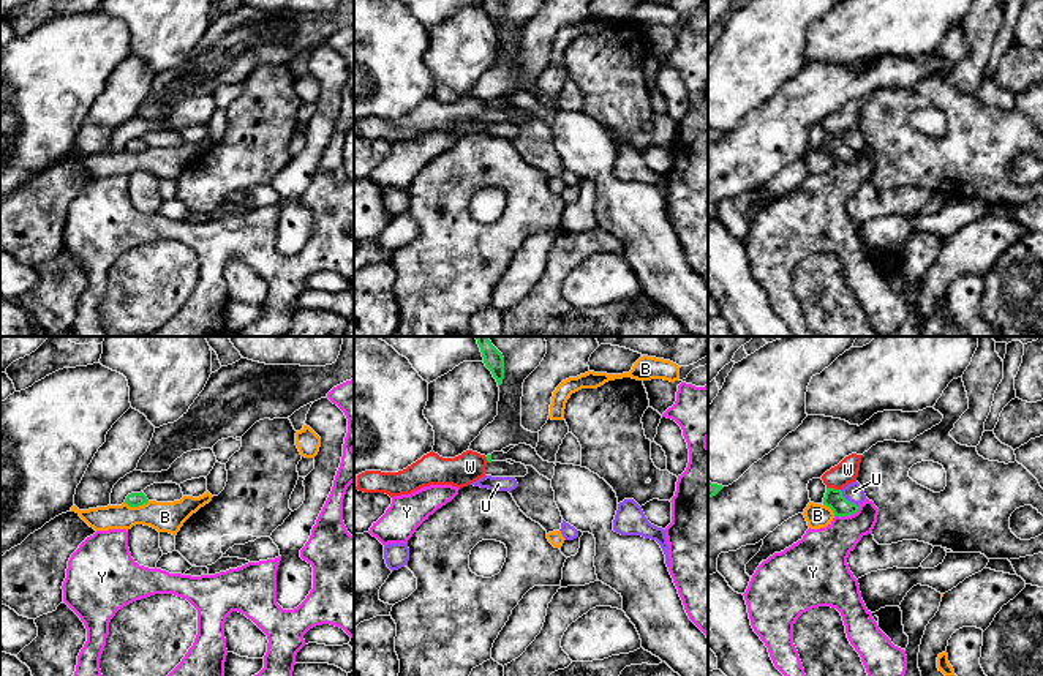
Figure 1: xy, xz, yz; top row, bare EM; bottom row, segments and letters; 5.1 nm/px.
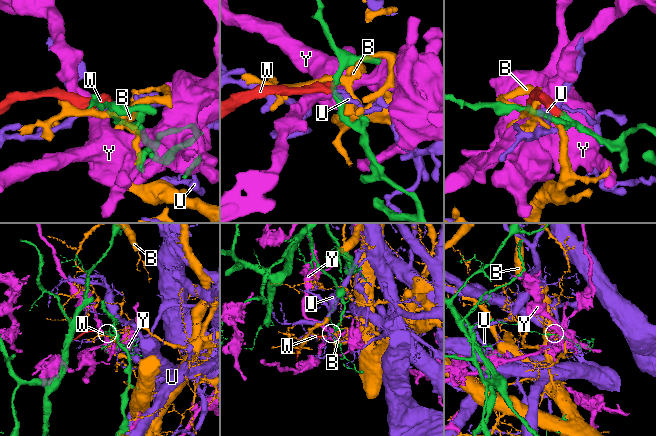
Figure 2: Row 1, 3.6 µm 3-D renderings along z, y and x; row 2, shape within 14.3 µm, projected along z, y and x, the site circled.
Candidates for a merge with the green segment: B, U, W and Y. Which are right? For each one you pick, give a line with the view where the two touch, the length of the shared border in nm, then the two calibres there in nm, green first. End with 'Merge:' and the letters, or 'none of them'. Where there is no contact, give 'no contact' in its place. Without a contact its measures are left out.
Merge: none of them

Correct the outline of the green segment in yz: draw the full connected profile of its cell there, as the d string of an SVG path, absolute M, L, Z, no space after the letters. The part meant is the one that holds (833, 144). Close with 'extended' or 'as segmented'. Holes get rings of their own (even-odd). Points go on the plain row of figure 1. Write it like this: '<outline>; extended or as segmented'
M826 134L823 152L830 153L834 163L850 163L860 155L860 152L847 147L841 136L834 134Z; as segmented

